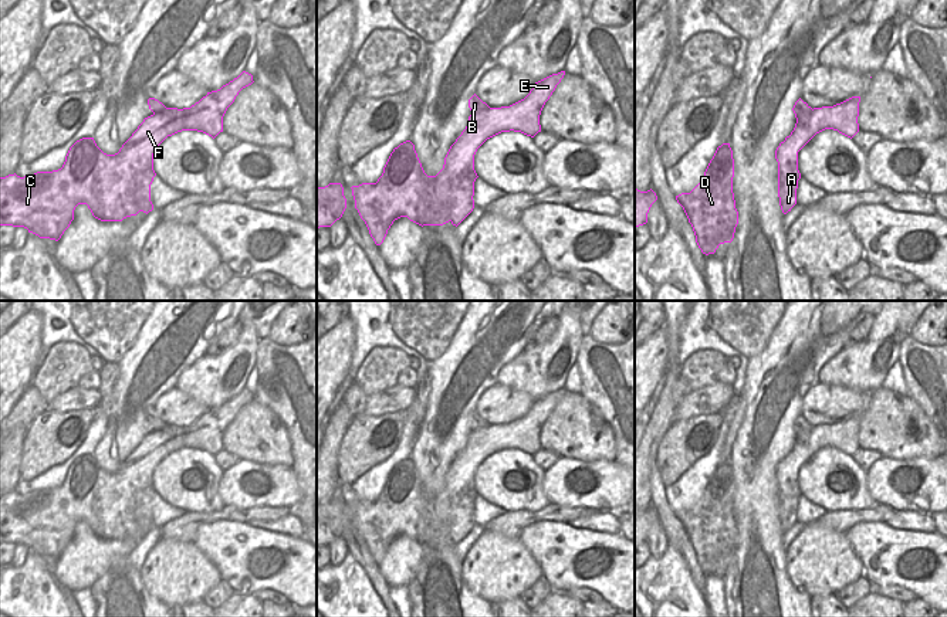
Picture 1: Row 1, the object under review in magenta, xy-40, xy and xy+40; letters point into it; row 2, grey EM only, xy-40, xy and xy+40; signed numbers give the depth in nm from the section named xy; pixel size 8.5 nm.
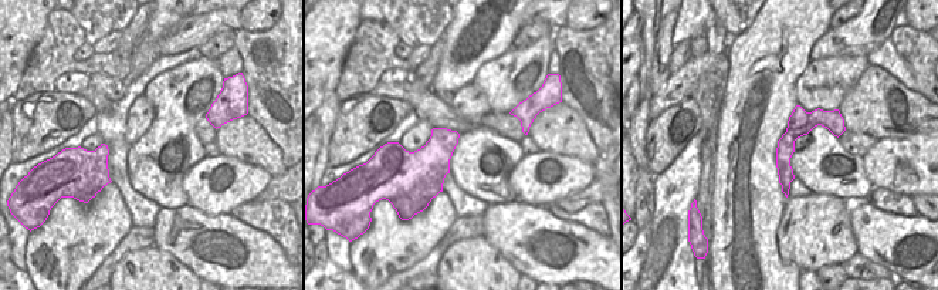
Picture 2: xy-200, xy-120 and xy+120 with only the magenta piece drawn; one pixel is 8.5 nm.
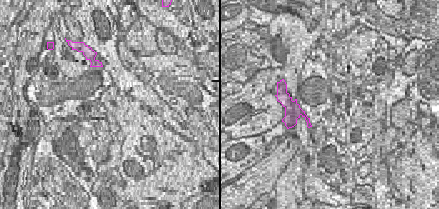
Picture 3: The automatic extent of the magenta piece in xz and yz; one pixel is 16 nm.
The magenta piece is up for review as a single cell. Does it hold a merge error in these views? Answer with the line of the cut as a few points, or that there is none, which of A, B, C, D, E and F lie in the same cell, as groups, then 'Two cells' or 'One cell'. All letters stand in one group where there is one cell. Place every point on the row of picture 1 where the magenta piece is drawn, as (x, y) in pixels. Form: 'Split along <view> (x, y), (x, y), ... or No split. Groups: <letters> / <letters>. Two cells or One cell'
Split along xy (489, 107), (472, 114). Groups: A C D E F / B. Two cells.

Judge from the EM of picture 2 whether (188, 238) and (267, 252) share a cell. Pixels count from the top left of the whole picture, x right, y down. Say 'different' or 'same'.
same

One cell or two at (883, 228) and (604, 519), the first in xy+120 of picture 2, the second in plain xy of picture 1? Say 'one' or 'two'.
two

